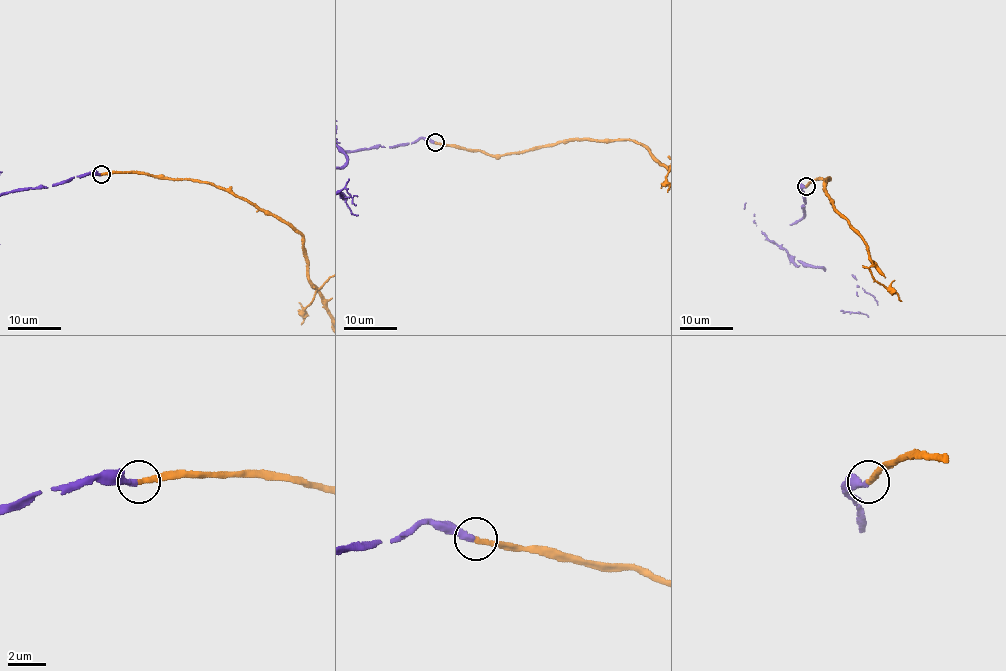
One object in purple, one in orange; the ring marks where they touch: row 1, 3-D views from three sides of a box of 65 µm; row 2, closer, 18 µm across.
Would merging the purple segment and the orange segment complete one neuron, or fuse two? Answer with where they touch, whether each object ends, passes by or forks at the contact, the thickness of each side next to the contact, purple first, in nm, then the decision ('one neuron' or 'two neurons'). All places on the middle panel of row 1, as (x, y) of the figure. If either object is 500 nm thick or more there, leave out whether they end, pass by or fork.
(435, 142) | purple ends | orange ends | 320/280 nm | one neuron

